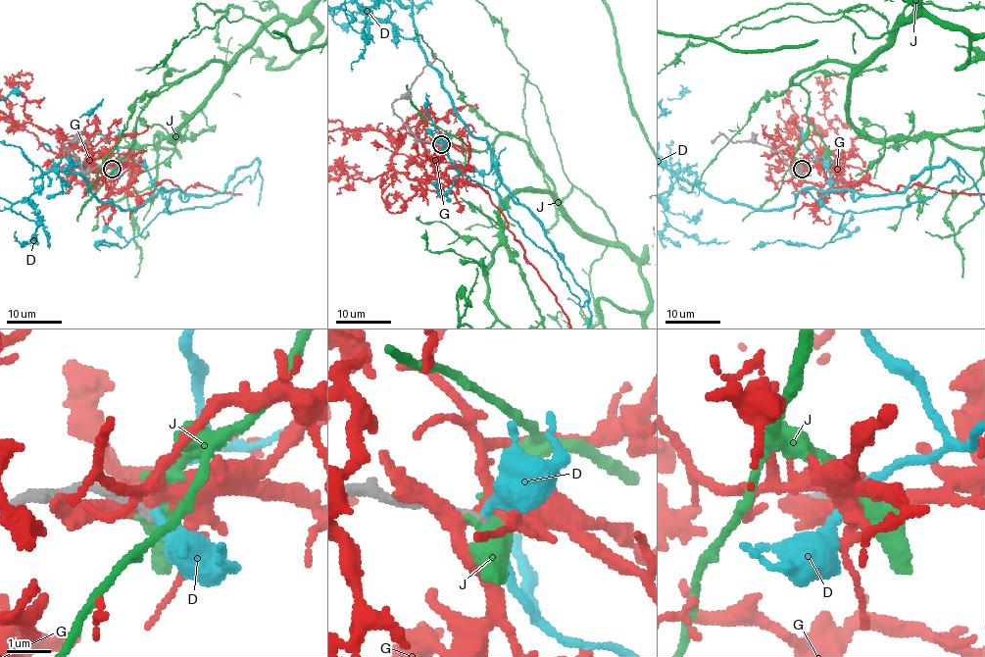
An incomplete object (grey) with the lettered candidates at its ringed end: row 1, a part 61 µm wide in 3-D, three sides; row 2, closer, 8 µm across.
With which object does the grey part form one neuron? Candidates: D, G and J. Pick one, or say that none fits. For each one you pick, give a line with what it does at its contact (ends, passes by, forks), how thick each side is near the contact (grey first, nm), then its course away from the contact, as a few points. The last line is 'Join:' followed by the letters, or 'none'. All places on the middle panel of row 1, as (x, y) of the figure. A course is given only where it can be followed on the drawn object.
Join: none

